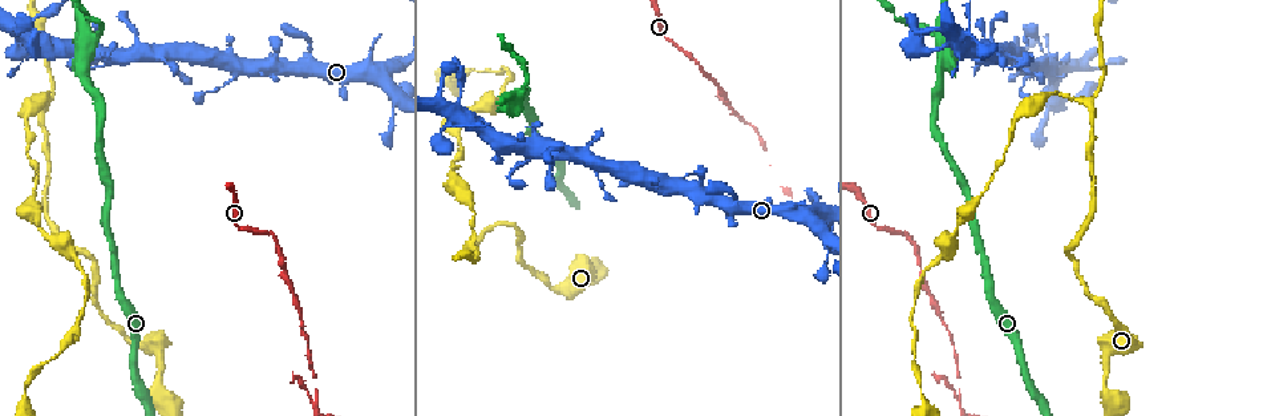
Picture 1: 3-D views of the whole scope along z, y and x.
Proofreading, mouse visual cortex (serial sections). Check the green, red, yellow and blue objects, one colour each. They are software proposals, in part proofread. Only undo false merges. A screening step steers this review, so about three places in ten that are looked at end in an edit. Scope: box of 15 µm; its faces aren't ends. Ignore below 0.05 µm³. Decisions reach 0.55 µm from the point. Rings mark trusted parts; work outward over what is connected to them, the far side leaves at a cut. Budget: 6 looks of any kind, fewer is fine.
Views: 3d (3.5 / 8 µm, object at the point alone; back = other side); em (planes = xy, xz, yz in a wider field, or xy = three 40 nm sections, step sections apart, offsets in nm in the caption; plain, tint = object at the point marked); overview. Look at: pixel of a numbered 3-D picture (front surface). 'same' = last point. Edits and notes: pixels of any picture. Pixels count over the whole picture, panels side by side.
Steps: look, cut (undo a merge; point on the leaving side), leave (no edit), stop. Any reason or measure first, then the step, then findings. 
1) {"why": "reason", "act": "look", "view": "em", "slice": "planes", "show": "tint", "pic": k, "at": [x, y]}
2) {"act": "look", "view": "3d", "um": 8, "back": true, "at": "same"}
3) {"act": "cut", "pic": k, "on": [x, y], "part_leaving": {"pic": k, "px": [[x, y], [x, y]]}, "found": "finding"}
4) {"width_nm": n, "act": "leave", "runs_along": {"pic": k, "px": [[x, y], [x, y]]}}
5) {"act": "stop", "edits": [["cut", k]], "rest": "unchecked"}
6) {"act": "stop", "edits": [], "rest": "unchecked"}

{"why": "calibre changes", "act": "look", "view": "3d", "um": 3.5, "pic": 1, "at": [398, 101]}

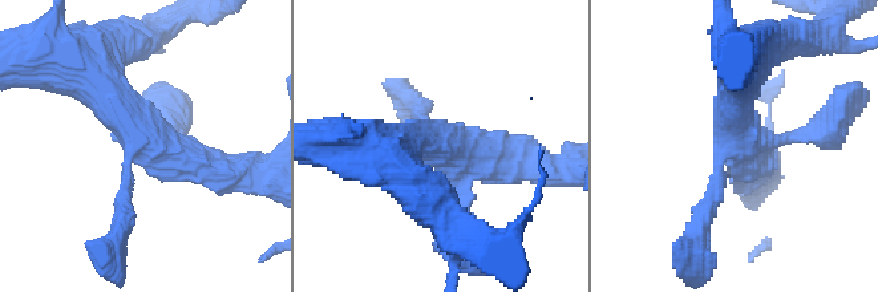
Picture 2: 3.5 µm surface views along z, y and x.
{"arms": 4, "arm_widths_nm": [150, 200, 450, 500], "act": "look", "view": "em", "slice": "planes", "show": "tint", "pic": 2, "at": [434, 141]}

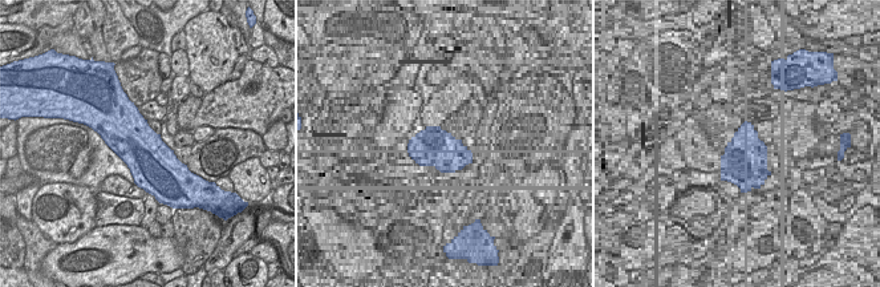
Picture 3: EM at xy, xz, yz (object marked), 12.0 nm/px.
{"act": "leave", "runs_along": {"pic": 2, "px": [[71, 53], [136, 136], [164, 132]]}, "found": "all the same cell"}

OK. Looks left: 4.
{"why": "thin neck", "act": "look", "view": "em", "slice": "xy", "step": 2, "show": "tint", "pic": 1, "at": [315, 390]}

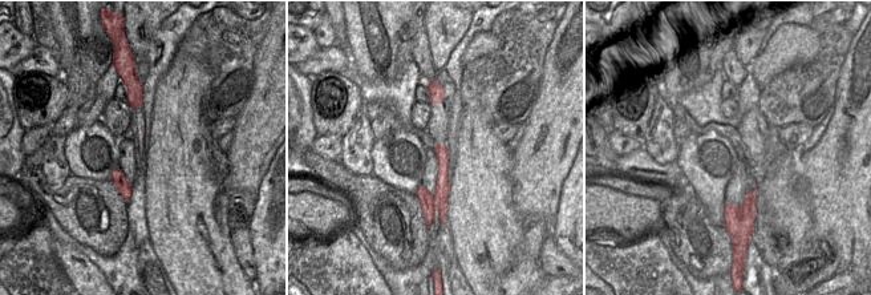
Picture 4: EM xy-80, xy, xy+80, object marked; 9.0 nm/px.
{"act": "look", "view": "3d", "um": 3.5, "at": "same"}

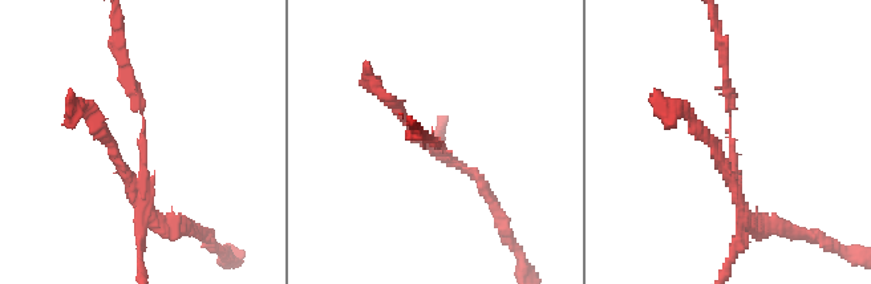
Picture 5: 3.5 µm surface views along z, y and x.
{"act": "cut", "pic": 5, "on": [776, 228], "found": "two cells meet here"}

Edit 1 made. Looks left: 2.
{"act": "look", "view": "overview"}

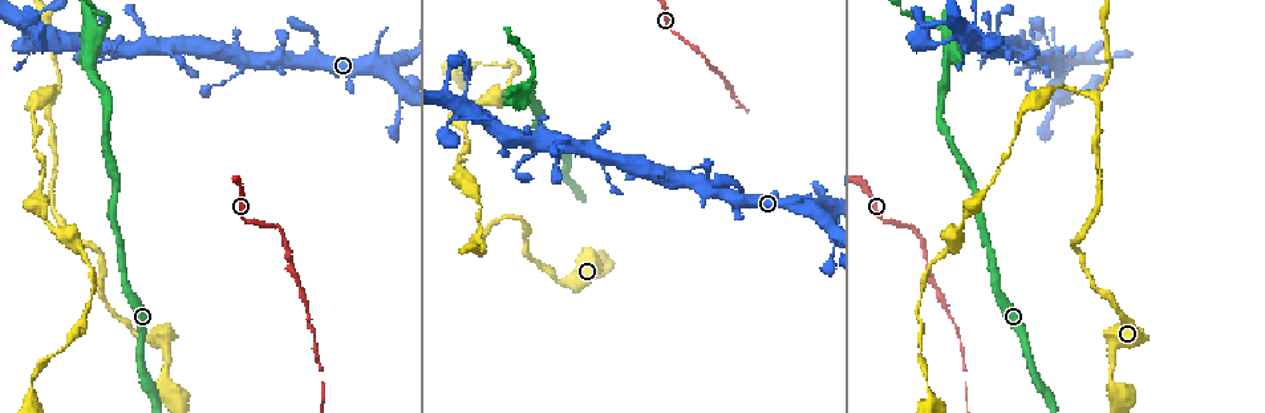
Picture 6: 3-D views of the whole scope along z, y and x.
{"why": "thin arm on a thick one", "act": "look", "view": "3d", "um": 3.5, "pic": 6, "at": [467, 107]}

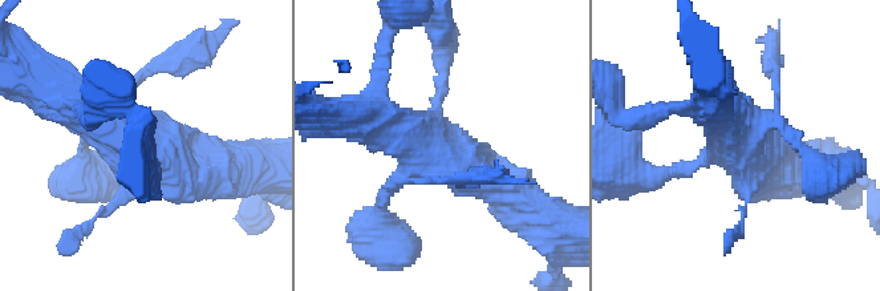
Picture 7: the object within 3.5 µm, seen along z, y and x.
{"act": "cut", "pic": 7, "on": [89, 157], "part_leaving": {"pic": 7, "px": [[400, 181], [380, 227], [408, 262]]}, "found": "a second cell is stuck on"}

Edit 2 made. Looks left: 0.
{"act": "stop", "edits": [["cut", 5], ["cut", 7]], "rest": "unchecked"}

